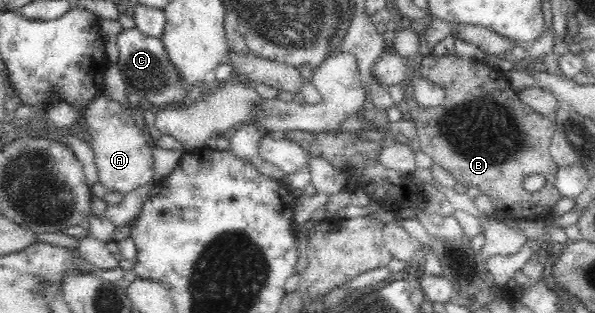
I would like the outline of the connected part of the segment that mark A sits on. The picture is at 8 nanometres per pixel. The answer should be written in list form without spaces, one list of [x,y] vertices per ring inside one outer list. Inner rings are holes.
[[[103,93],[85,107],[83,113],[83,119],[88,128],[87,133],[89,133],[85,138],[93,151],[98,182],[108,192],[124,195],[147,183],[154,183],[154,150],[149,148],[141,129],[136,126],[132,116],[133,110],[134,108],[130,105],[119,104]]]

